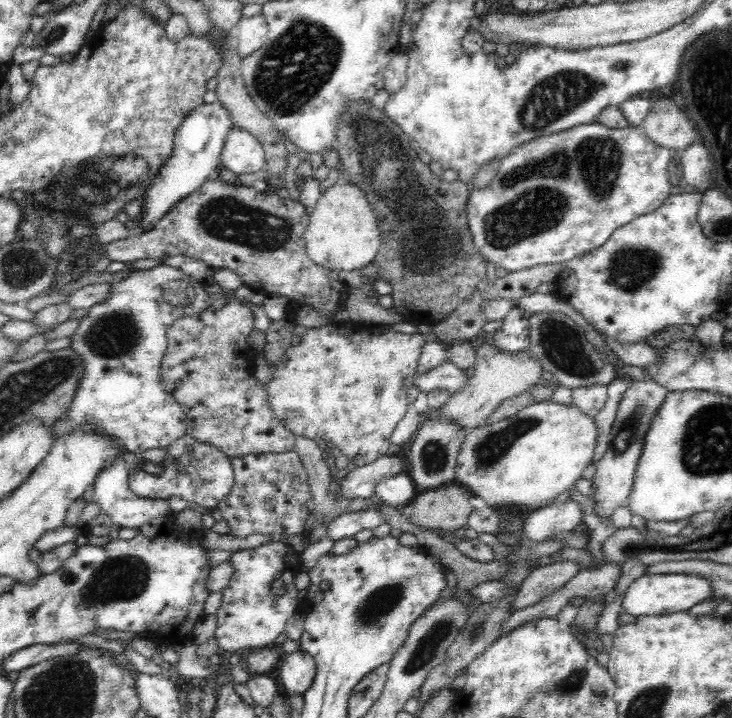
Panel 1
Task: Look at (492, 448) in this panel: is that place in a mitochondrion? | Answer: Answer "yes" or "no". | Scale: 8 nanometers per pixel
yes

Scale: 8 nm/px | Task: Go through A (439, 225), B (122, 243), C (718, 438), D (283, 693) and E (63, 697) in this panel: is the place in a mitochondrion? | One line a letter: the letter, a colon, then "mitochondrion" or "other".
A: mitochondrion
B: other
C: mitochondrion
D: other
E: mitochondrion

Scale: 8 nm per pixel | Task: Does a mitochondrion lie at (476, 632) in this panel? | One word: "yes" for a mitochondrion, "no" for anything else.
yes

